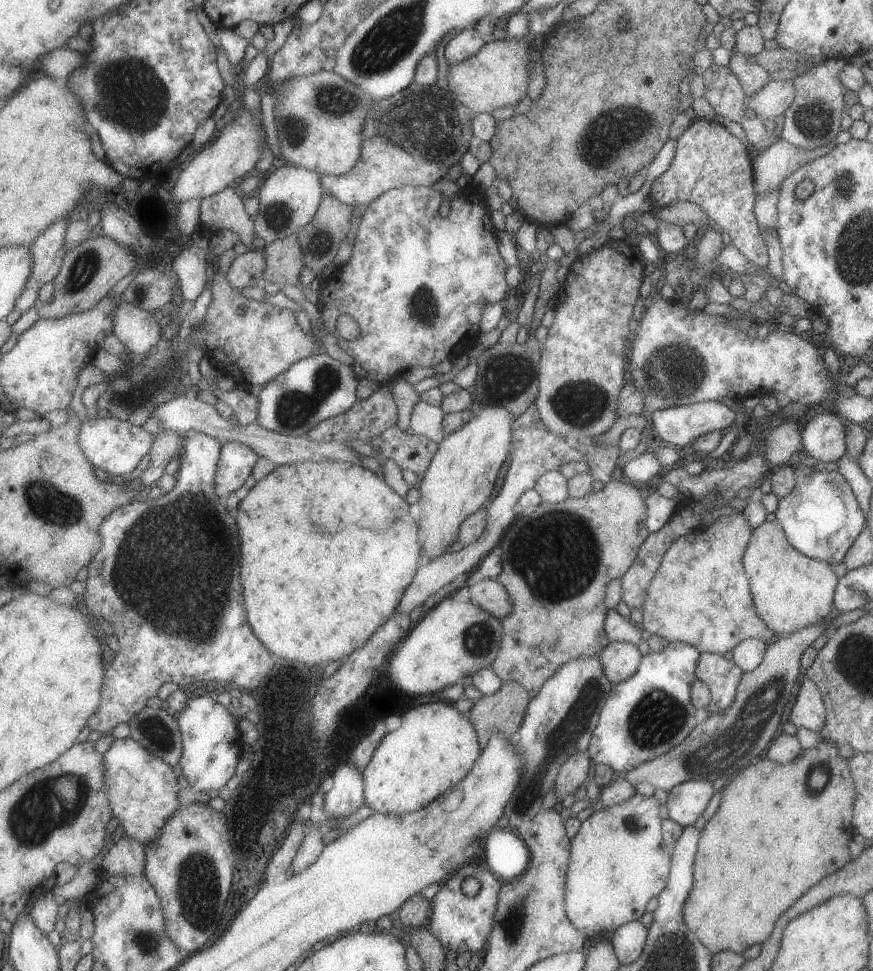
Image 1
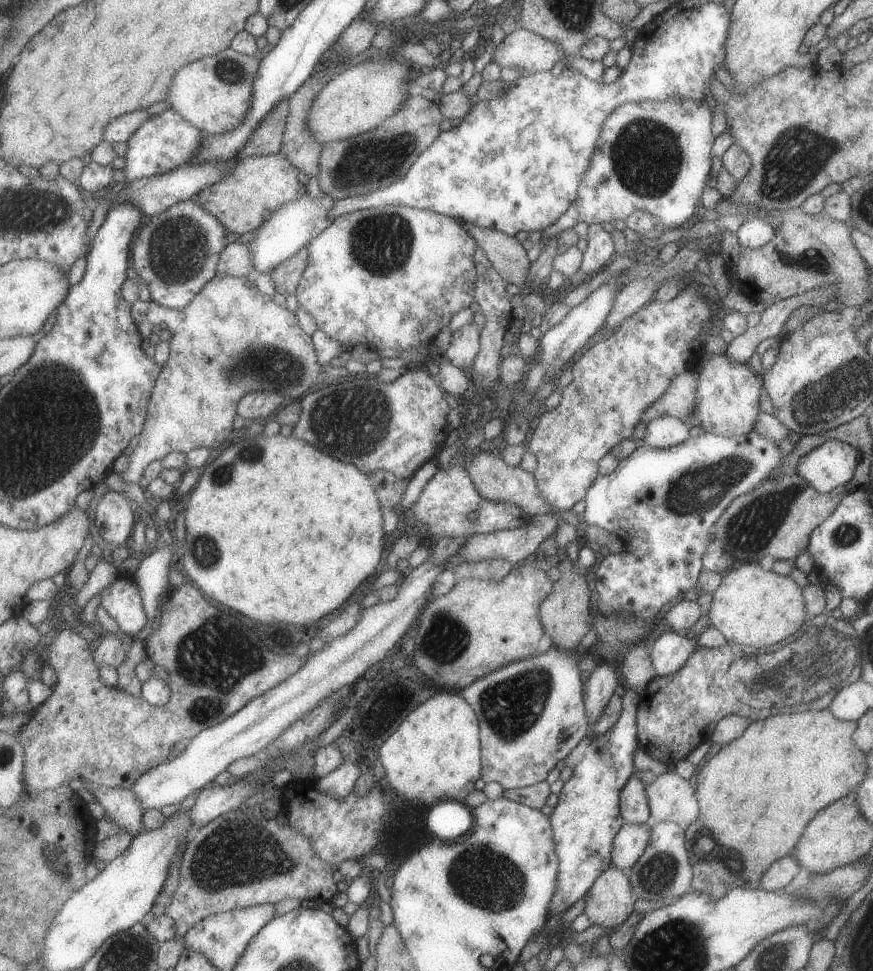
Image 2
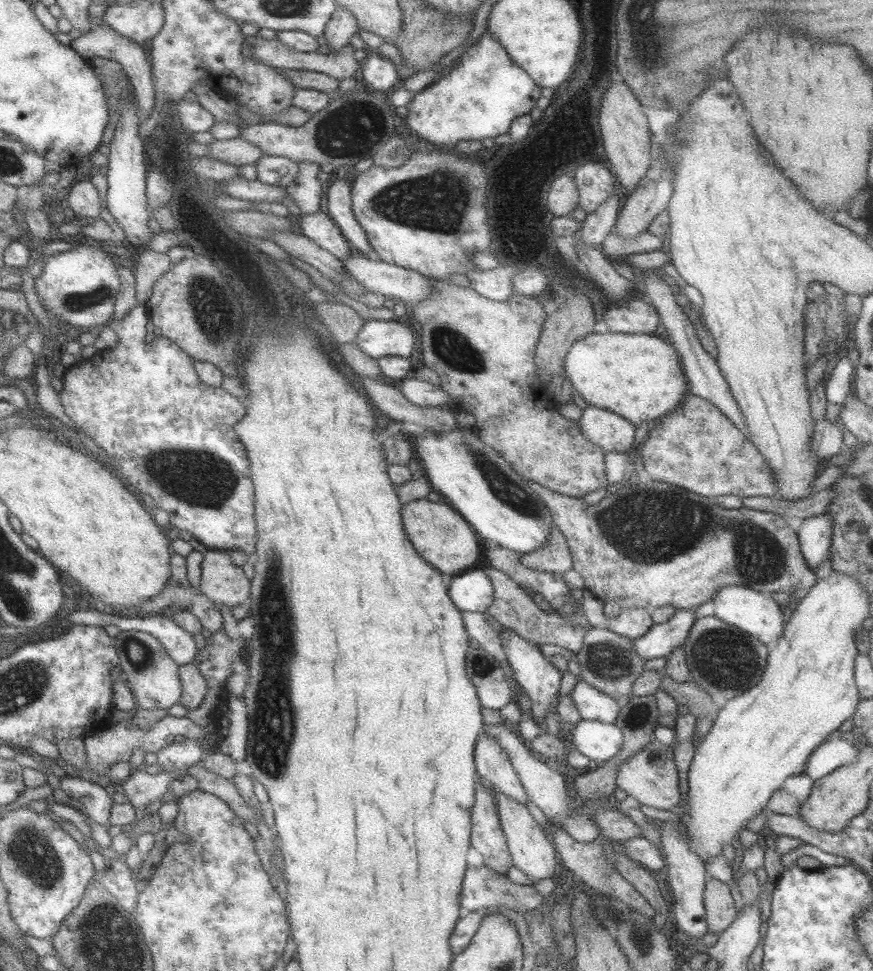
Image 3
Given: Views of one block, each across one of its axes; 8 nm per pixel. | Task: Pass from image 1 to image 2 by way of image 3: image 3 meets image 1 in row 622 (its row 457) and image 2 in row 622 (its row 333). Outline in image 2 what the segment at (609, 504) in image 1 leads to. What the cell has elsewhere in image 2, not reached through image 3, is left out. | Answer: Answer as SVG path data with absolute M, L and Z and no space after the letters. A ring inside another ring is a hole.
M531 561L512 566L503 582L479 580L475 577L458 581L446 595L433 597L424 608L413 638L413 664L433 682L445 688L463 689L497 668L539 654L539 642L546 633L540 612L543 602L552 594L556 584L544 570L537 568Z

